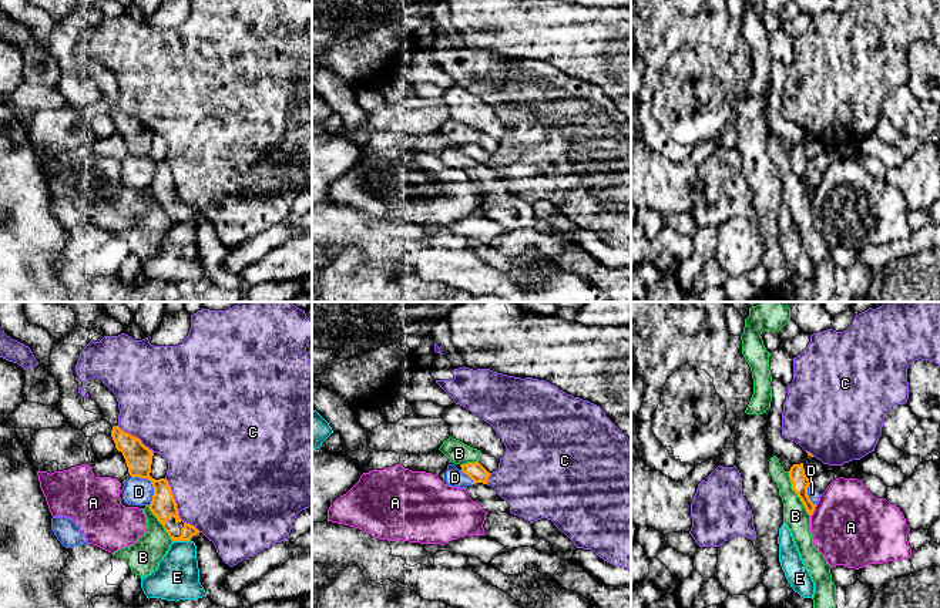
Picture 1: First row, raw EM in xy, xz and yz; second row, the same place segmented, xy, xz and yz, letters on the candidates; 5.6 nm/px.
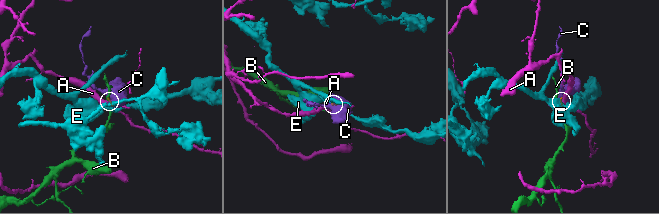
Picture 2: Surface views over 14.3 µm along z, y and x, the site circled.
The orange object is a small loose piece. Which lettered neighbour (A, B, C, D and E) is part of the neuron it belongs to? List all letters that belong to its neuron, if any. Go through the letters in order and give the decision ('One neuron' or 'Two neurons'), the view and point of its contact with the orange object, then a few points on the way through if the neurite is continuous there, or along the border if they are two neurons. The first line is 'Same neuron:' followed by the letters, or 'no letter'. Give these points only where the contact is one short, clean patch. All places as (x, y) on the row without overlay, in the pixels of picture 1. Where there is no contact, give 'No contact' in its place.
Same neuron: no letter
A: Two neurons. Touches orange at yz (813, 191). Boundary: yz (816, 185), (811, 197)
B: Two neurons. Touches orange at yz (796, 174). Boundary: yz (786, 153), (791, 170), (809, 197)
C: Two neurons. Touches orange at xy (177, 190)
D: Two neurons. Touches orange at xy (151, 164). Boundary: xy (131, 157), (150, 163), (153, 168), (150, 185)
E: Two neurons. Touches orange at xy (181, 221). Boundary: xy (190, 219), (173, 222)

